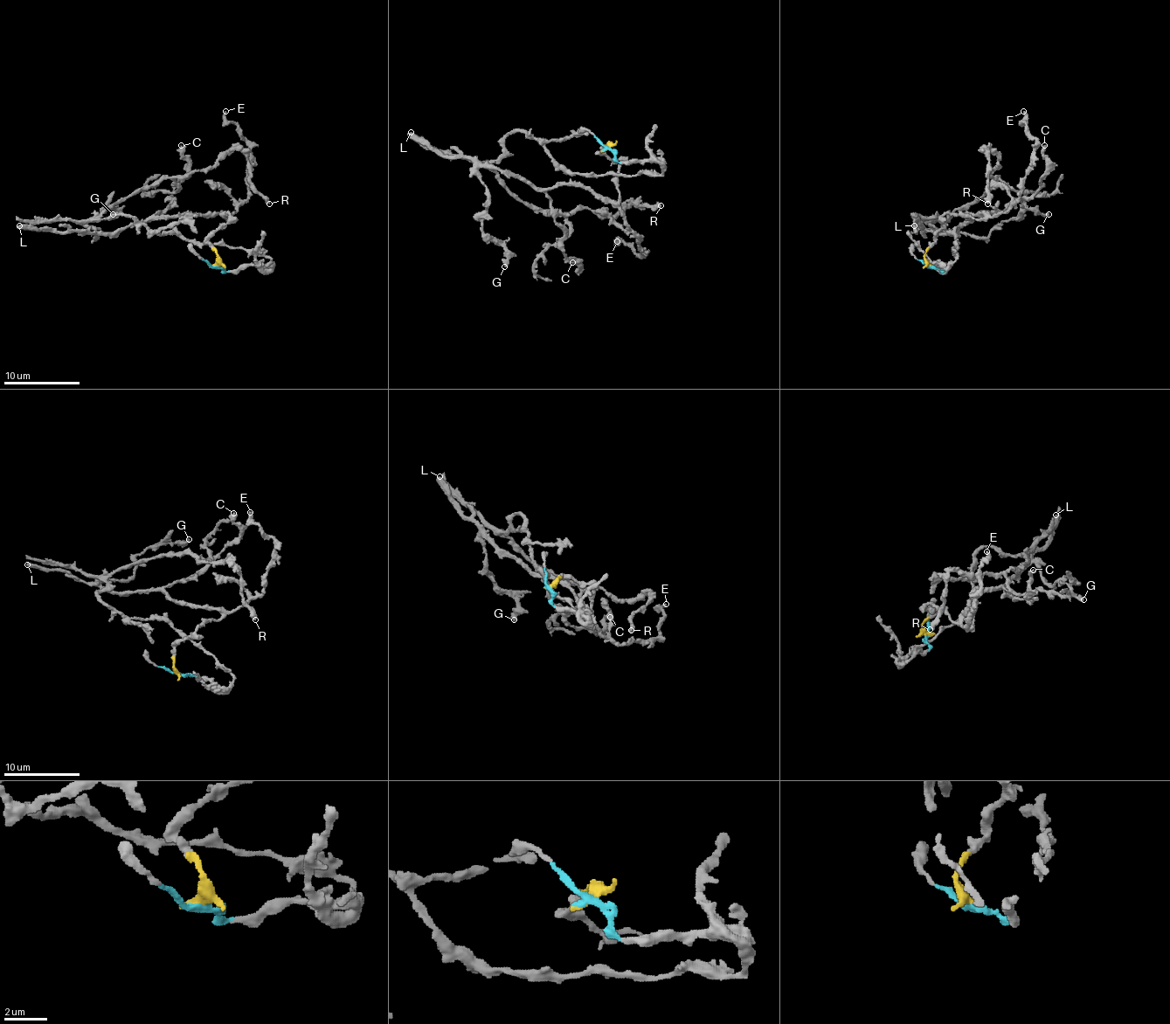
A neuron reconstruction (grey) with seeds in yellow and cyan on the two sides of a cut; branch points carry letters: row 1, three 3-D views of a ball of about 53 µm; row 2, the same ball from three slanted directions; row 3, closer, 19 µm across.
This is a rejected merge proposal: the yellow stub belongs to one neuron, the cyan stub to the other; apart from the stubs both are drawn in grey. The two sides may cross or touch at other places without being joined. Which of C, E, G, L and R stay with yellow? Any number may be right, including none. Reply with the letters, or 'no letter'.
C, E, G, L

